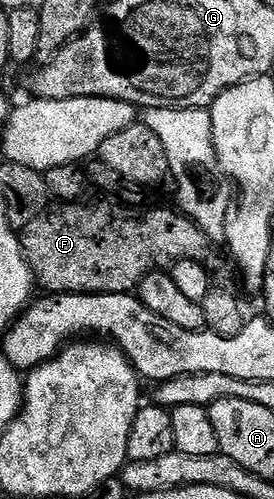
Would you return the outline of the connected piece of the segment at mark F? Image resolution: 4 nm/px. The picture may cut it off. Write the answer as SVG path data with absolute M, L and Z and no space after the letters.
M58 203L48 207L32 223L20 230L22 253L34 276L37 288L51 293L134 293L149 273L169 270L178 261L210 263L215 246L197 223L185 213L170 209L150 209L143 217L129 217L129 212L113 213L106 205Z

